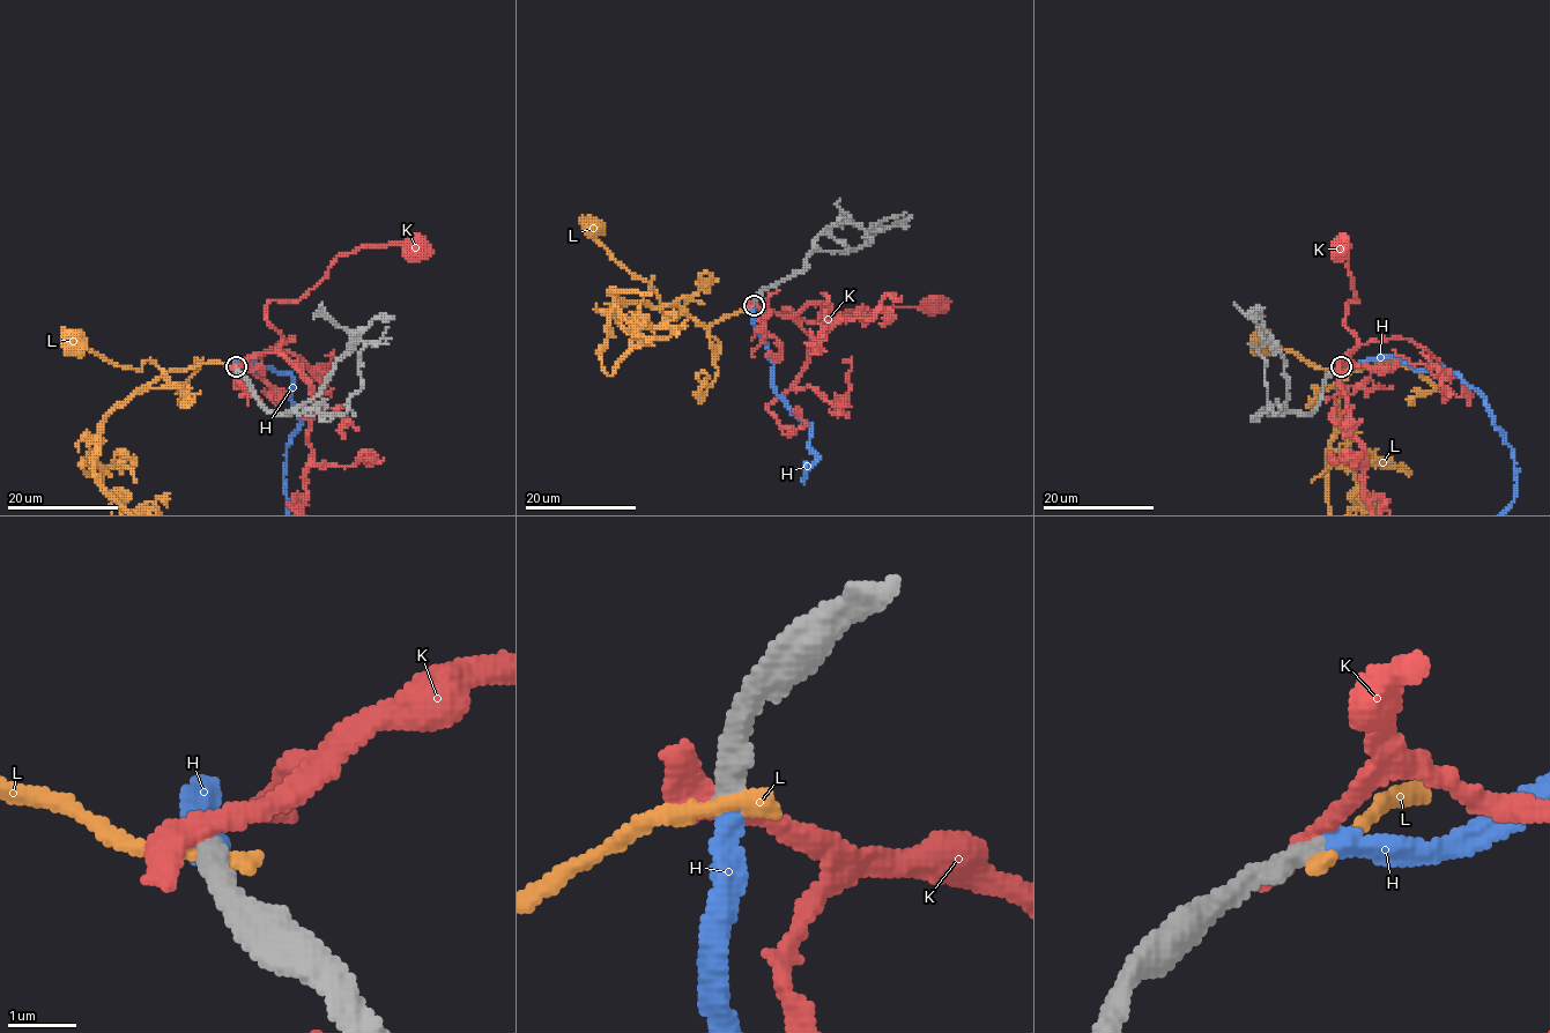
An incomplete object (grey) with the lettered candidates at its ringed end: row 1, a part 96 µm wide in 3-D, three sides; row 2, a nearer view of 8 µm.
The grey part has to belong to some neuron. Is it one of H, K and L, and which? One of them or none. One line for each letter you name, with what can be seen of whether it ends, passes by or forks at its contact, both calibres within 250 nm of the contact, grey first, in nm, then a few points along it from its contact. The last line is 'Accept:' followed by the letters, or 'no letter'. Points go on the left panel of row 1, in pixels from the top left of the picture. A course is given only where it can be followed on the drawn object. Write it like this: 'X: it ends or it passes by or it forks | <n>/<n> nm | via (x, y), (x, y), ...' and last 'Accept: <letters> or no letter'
H: it ends | 340/360 nm
Accept: H

